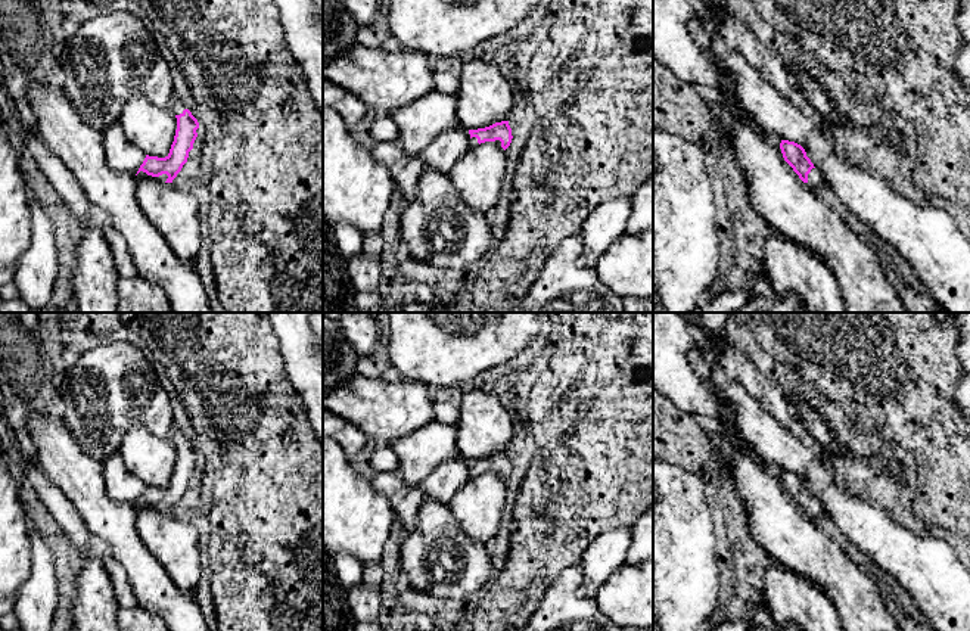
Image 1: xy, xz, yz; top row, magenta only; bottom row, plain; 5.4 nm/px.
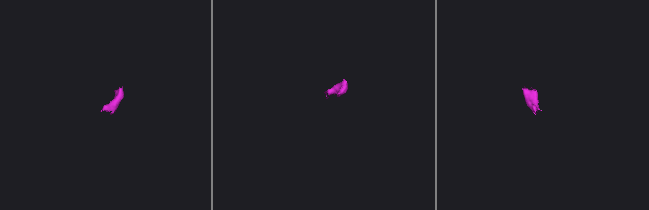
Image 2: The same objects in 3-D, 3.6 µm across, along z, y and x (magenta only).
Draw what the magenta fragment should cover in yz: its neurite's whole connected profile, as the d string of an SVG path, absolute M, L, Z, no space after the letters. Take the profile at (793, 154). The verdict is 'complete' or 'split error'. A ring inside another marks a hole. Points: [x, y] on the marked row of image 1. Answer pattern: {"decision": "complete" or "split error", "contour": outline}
{"decision": "split error", "contour": "M781 140L780 149L784 161L811 189L820 189L826 184L823 172L814 167L800 144L789 140Z"}

